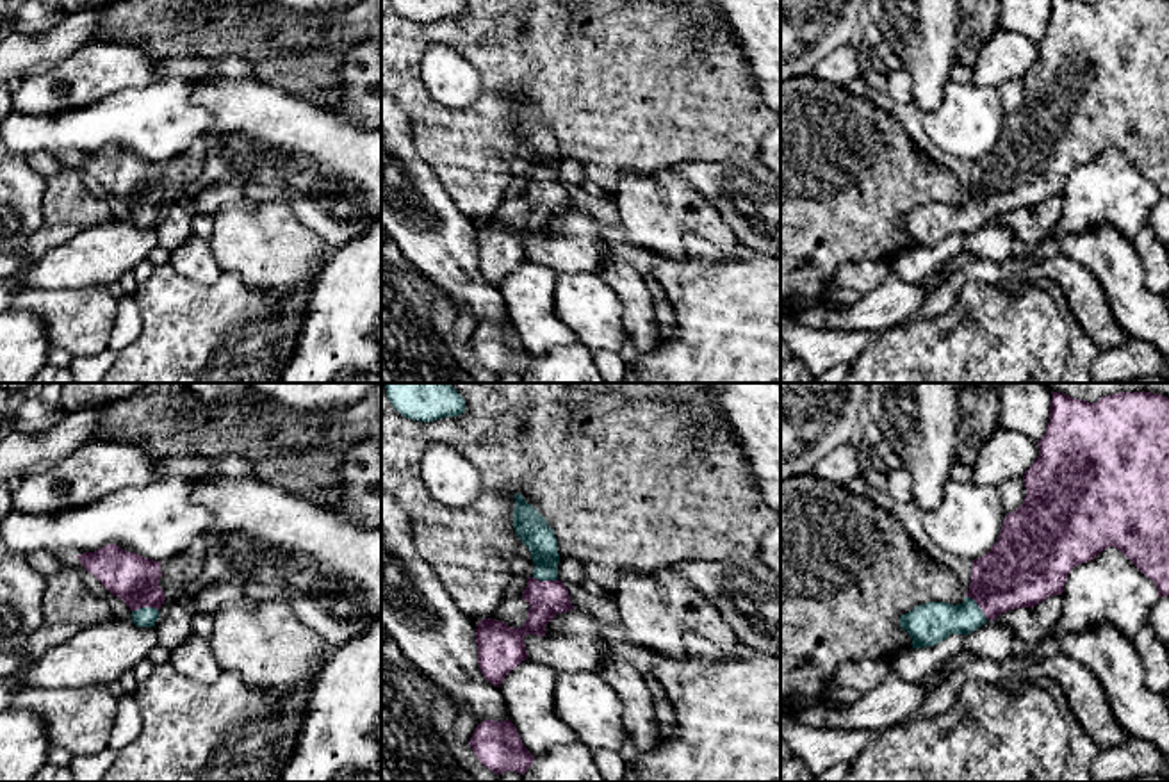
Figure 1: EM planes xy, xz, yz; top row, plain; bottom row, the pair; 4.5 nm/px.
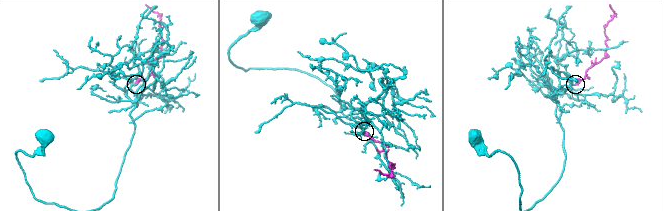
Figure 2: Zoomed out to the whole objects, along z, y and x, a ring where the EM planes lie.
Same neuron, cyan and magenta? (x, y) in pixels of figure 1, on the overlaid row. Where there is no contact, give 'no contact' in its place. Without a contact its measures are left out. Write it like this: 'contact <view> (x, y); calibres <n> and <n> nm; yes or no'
contact yz (977, 606); calibres 190 and 340 nm; yes

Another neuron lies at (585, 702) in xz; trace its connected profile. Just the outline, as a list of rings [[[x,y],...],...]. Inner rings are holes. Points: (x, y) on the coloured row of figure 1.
[[[558,673],[554,702],[561,721],[592,750],[620,752],[631,737],[620,695],[601,673]]]

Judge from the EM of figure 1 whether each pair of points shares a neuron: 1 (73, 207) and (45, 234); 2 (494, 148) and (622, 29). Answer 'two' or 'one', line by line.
1: one
2: one

